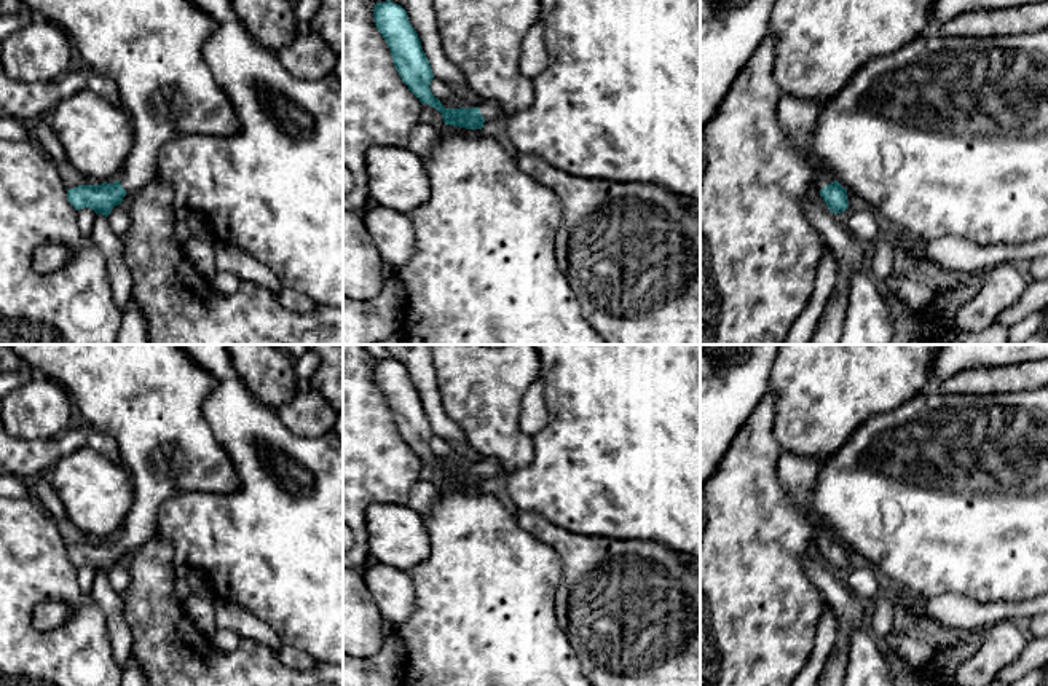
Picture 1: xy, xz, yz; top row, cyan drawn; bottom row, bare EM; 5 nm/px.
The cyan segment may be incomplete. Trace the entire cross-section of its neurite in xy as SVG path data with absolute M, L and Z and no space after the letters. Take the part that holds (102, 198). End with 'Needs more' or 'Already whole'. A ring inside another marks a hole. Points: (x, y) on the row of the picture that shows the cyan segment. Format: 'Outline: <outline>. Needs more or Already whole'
Outline: M22 0L35 18L51 21L64 29L73 51L96 73L118 86L120 101L132 118L134 147L126 158L118 180L102 185L78 185L67 190L69 203L77 209L89 207L108 217L126 195L134 196L158 174L158 150L167 140L188 134L231 136L239 123L230 97L211 73L203 46L217 29L217 22L190 0Z. Needs more

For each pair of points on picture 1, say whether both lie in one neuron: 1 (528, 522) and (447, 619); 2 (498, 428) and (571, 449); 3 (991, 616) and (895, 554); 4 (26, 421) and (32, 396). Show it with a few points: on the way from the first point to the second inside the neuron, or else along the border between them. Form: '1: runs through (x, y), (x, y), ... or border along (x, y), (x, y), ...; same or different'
1: border along (516, 516), (516, 520), (525, 530), (554, 551); different
2: border along (533, 436), (533, 458), (516, 471); different
3: border along (924, 597), (959, 592), (978, 602), (992, 603); different
4: runs through (27, 415), (32, 410), (32, 402); same

